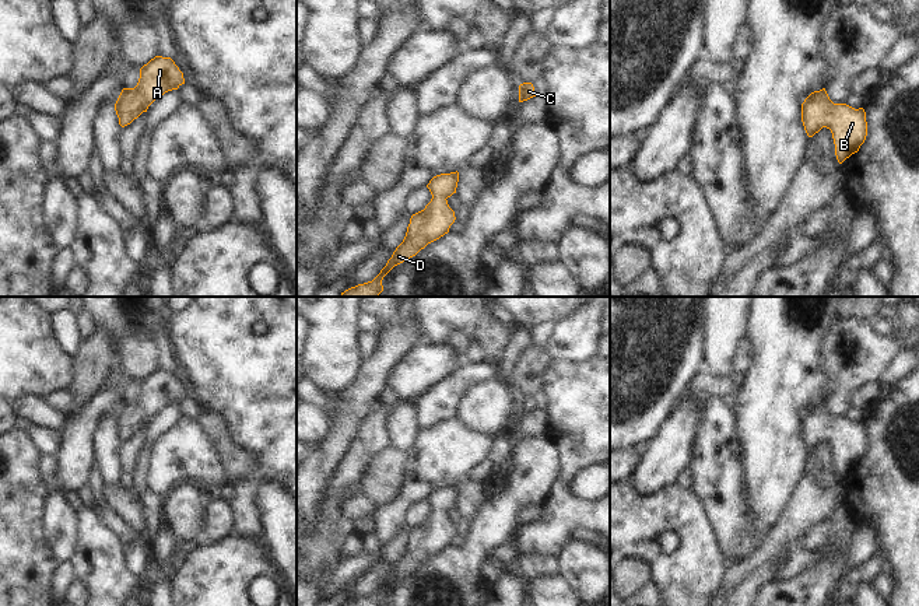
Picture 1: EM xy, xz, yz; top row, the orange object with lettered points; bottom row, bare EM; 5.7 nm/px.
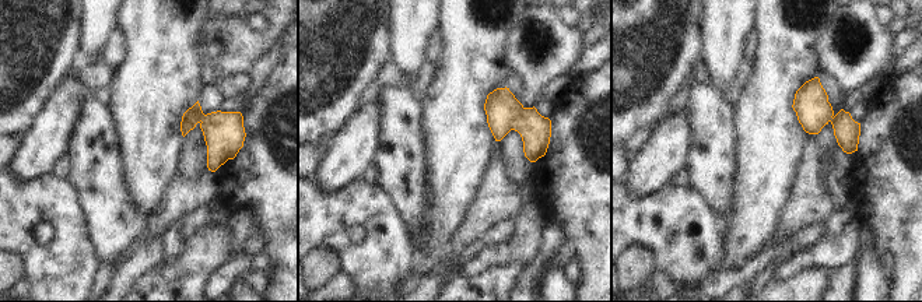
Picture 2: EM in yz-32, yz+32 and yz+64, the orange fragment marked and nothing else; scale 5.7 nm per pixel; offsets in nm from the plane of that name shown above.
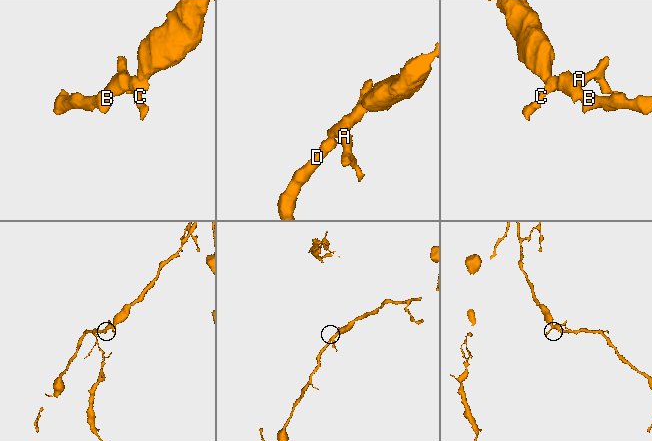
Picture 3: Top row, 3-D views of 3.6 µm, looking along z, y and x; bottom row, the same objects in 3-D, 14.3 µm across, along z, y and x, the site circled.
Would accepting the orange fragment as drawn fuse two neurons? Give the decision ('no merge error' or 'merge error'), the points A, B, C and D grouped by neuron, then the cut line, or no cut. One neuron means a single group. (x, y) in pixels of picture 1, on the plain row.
no merge error; A B C D; no cut

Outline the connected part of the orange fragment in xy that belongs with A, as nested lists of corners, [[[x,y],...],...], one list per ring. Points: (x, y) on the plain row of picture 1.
[[[155,369],[140,382],[134,402],[123,402],[115,424],[122,441],[130,438],[161,409],[185,397],[183,386],[171,371]]]

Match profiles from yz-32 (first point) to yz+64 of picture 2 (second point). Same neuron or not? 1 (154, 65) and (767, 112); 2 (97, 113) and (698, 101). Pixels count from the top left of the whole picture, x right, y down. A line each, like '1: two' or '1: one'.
1: one
2: one

